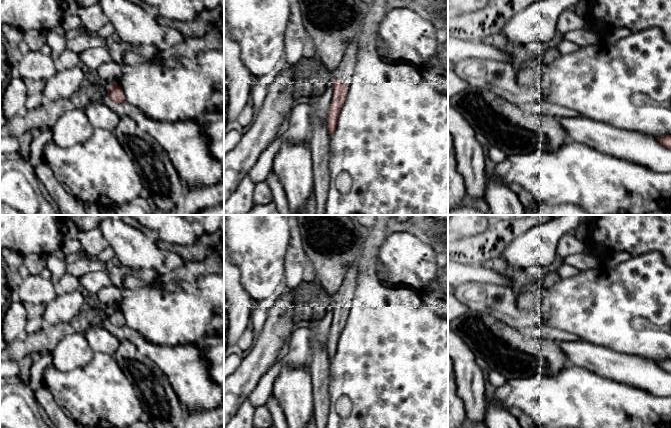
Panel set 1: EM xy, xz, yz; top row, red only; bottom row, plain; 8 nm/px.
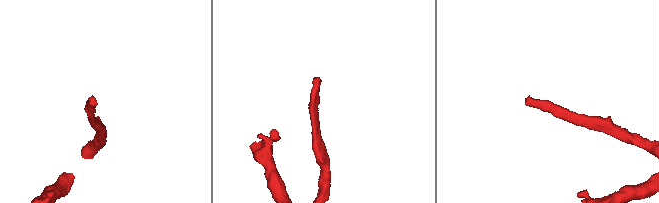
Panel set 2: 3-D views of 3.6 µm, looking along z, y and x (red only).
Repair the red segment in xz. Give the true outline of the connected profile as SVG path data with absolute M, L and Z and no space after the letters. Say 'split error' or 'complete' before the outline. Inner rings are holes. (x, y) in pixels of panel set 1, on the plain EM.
split error | M355 263L347 270L340 290L334 297L332 308L333 321L327 339L327 353L331 359L336 351L337 344L348 317L348 306L352 302L358 282L358 263Z

